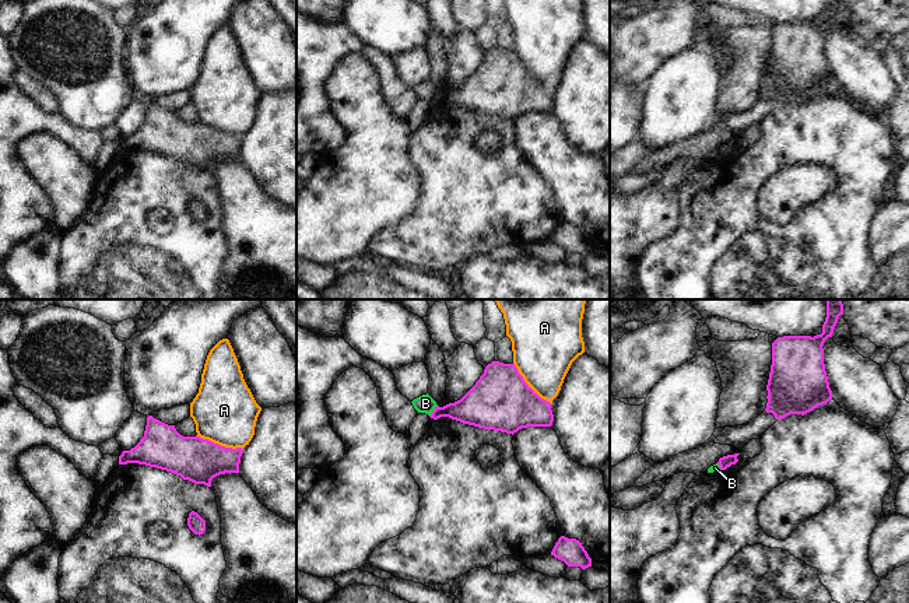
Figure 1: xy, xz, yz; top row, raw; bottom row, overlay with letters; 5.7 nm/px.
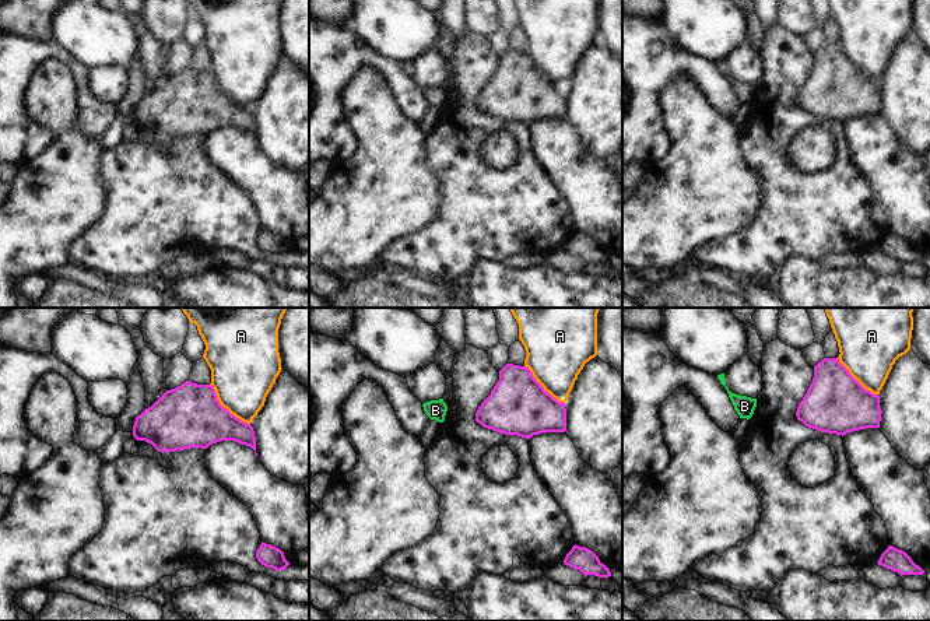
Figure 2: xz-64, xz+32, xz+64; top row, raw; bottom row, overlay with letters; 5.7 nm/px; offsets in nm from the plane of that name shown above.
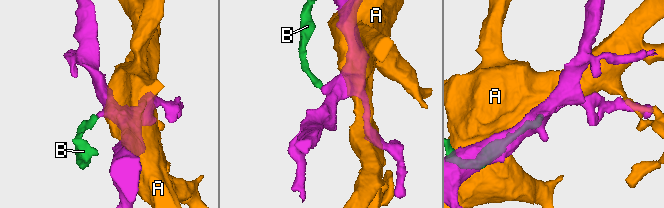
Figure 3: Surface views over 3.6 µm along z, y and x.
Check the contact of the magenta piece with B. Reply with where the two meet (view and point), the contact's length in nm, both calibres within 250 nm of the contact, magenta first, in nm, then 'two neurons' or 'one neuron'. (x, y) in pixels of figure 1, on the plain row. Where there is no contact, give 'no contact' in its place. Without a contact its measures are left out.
xz (434, 97) | 80 nm | 220/100 nm | two neurons

